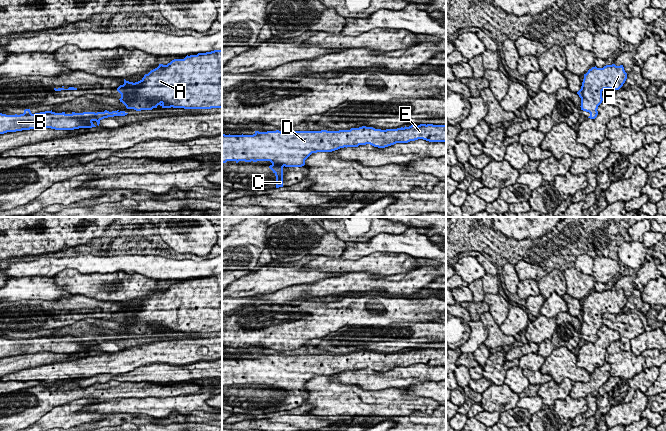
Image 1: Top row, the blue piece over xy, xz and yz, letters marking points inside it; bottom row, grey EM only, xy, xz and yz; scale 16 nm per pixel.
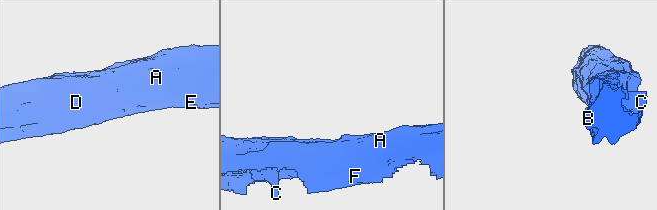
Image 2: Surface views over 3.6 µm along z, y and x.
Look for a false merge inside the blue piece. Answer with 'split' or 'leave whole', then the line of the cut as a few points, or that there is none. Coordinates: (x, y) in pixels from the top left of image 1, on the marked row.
leave whole; cut none

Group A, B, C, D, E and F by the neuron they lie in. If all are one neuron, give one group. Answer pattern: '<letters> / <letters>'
A B C D E F

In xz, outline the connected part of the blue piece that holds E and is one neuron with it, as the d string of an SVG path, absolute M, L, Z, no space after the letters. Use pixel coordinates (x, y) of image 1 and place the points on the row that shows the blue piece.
M420 124L397 129L375 129L373 127L362 126L351 128L350 130L339 131L292 131L281 132L255 131L253 135L225 135L222 134L222 164L227 161L257 162L270 161L269 168L276 176L276 188L283 187L283 167L302 167L305 160L317 152L332 152L344 147L358 147L359 145L370 144L374 147L385 148L396 143L408 143L423 139L429 142L446 143L446 125Z

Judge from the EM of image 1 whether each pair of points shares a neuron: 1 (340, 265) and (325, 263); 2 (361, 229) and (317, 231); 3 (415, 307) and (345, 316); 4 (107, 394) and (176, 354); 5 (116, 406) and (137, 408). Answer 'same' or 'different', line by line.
1: same
2: different
3: same
4: different
5: same

